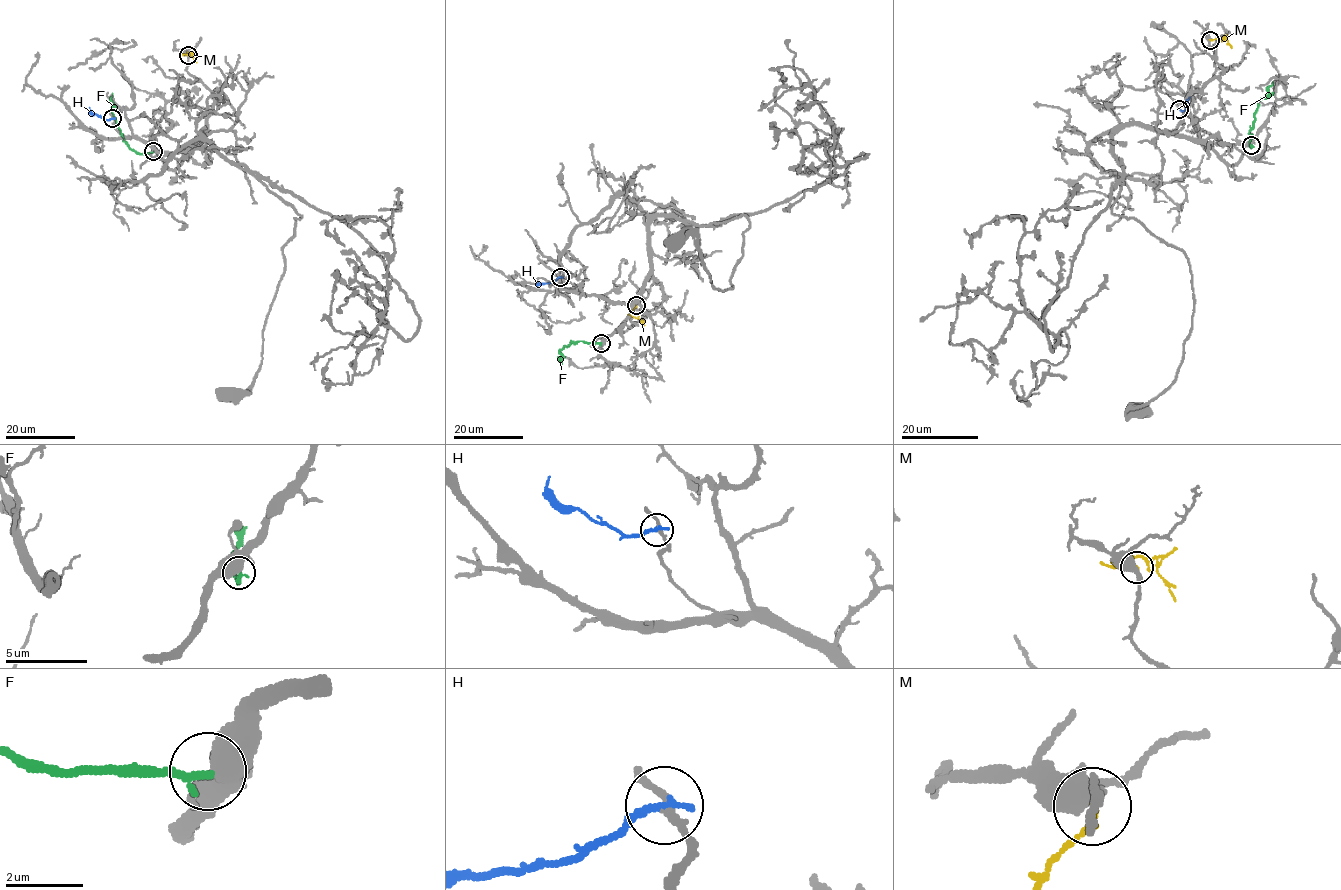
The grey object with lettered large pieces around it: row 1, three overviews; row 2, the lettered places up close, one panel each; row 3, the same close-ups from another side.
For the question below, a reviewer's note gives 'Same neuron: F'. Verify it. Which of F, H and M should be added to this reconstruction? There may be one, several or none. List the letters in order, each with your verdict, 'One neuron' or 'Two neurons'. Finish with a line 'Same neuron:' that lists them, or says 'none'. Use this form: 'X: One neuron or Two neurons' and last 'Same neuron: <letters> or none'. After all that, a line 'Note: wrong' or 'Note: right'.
F: One neuron
H: Two neurons
M: Two neurons
Same neuron: F
Note: right

